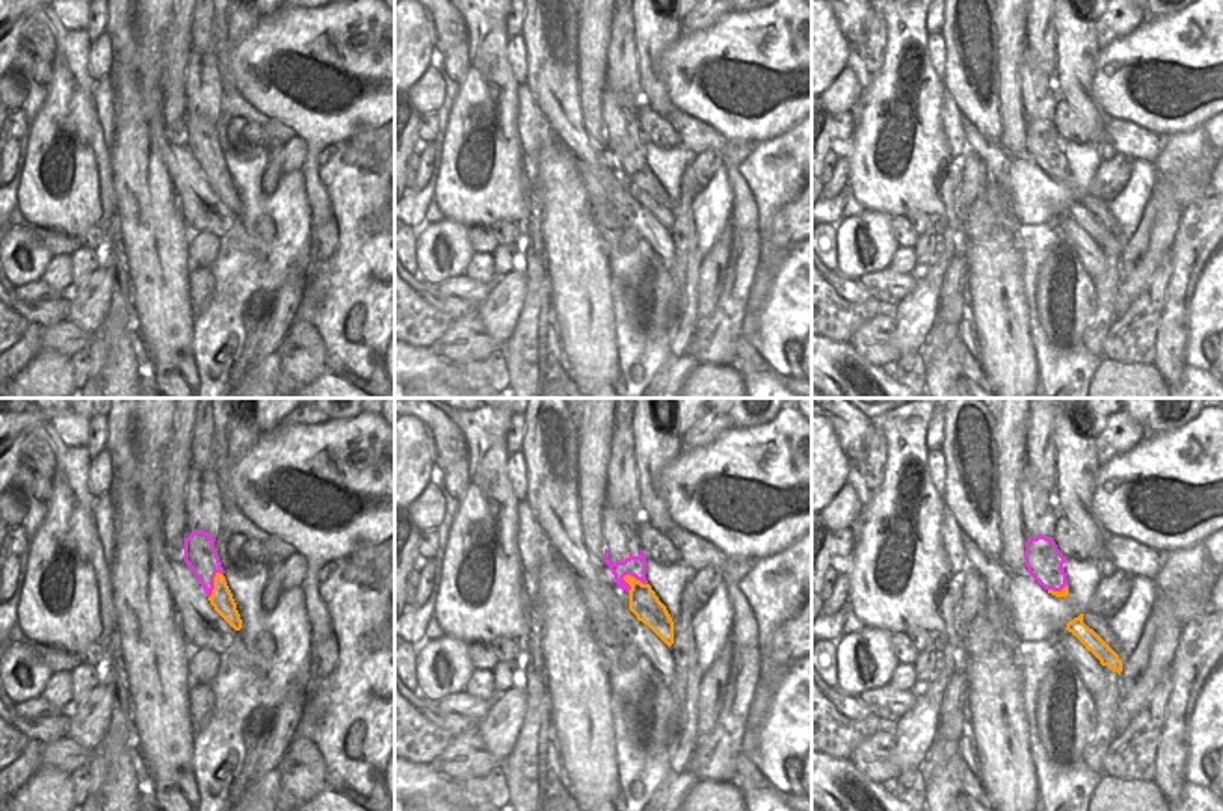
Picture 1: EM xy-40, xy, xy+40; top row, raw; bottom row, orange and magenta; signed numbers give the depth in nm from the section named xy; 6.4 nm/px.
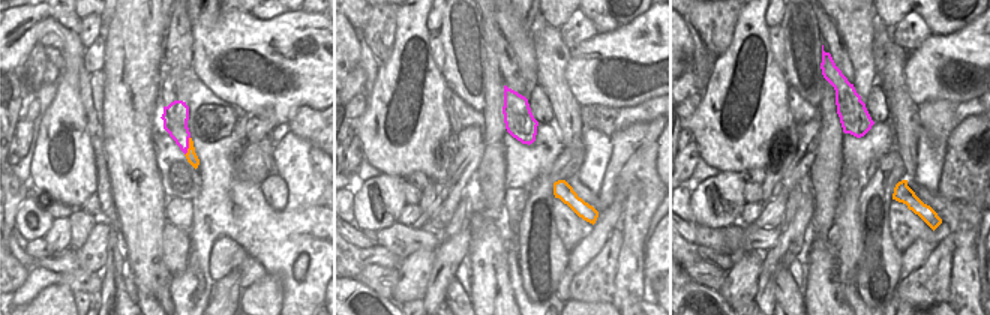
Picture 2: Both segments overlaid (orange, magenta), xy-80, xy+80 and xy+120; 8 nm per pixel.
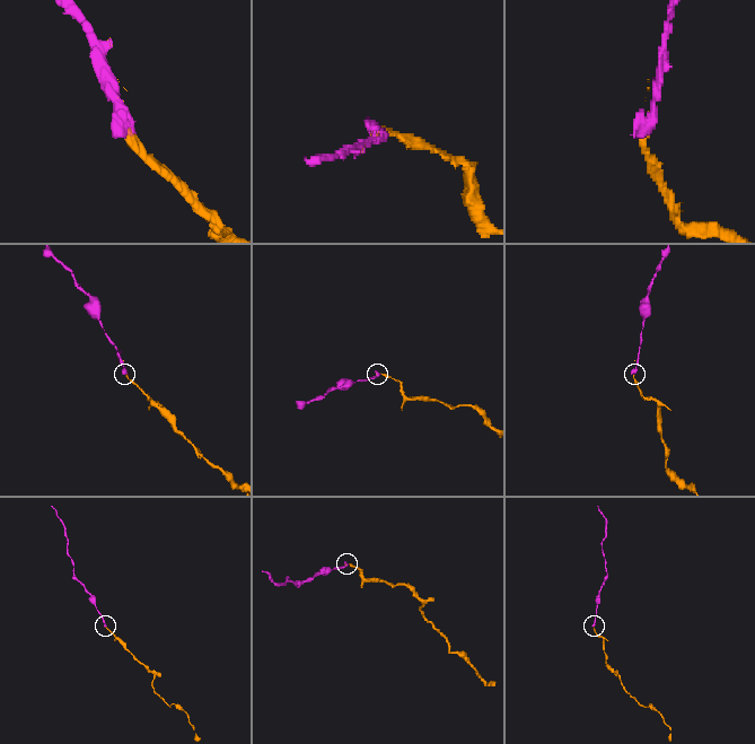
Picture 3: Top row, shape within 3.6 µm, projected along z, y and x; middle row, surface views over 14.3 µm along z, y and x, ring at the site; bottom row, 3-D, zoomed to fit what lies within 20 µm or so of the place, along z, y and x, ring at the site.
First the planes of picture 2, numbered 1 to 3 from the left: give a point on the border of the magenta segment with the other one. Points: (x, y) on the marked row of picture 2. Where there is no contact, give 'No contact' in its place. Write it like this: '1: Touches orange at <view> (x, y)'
1: Touches orange at xy-80 (189, 146)
2: No contact
3: No contact.

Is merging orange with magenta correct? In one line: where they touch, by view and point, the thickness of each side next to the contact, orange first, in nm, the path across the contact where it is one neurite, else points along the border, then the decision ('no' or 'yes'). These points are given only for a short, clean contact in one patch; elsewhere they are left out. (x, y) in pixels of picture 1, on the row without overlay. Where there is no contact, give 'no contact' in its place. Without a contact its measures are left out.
meets orange in xy at (633, 160); 190 nm thick on the orange side, 140 nm on the other; no

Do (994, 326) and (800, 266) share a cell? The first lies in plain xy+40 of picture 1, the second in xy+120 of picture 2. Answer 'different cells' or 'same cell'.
different cells

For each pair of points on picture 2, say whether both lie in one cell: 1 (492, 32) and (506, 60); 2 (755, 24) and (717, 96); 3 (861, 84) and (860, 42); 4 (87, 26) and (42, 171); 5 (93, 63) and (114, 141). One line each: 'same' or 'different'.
1: same
2: same
3: same
4: different
5: different

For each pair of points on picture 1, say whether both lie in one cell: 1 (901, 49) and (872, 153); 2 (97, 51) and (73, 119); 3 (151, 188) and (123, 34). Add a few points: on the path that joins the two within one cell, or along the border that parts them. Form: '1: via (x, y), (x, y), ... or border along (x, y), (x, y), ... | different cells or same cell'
1: via (898, 75), (898, 127) | same cell
2: border along (90, 43), (88, 73), (95, 80) | different cells
3: border along (136, 19), (136, 38), (114, 51) | different cells

